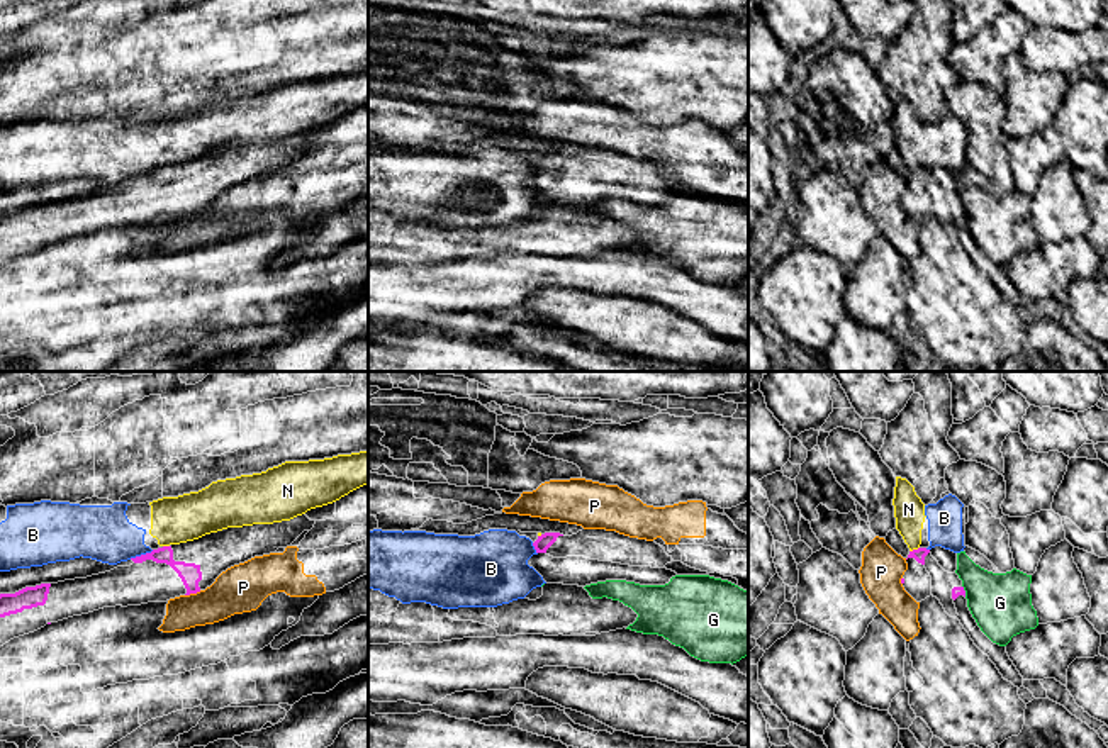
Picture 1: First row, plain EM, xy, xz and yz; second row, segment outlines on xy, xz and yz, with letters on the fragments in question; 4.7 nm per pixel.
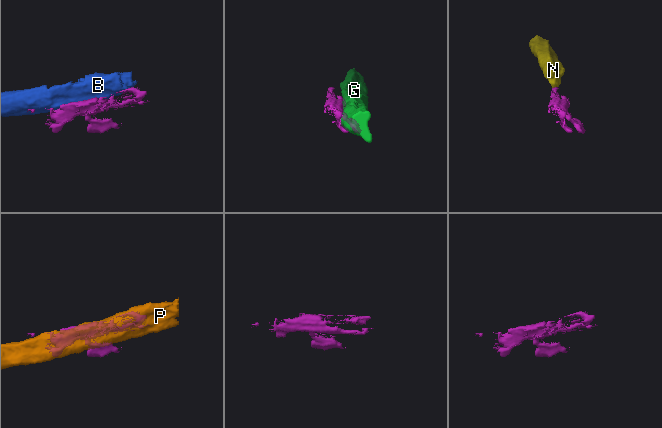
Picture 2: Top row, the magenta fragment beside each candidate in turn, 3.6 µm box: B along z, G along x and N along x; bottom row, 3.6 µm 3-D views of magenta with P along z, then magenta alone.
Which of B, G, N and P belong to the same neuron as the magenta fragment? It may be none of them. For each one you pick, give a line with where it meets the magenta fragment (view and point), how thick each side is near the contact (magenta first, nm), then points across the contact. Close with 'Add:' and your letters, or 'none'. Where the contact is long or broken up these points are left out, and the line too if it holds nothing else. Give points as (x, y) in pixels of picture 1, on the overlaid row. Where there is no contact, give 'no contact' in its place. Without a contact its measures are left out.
Add: none

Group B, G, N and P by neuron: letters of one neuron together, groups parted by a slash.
B N / G / P

